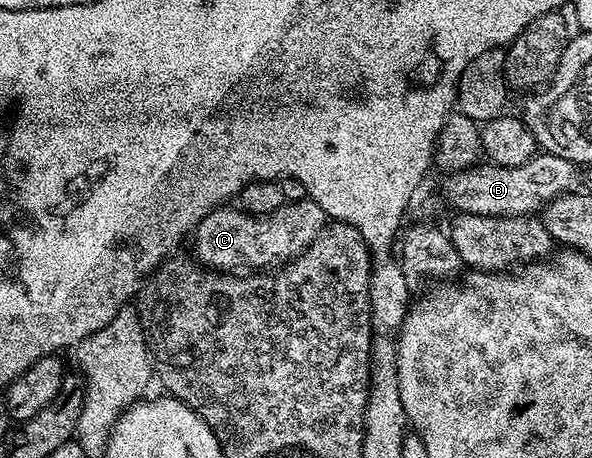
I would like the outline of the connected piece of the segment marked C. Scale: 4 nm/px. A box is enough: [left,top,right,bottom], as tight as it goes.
[192,201,328,273]

